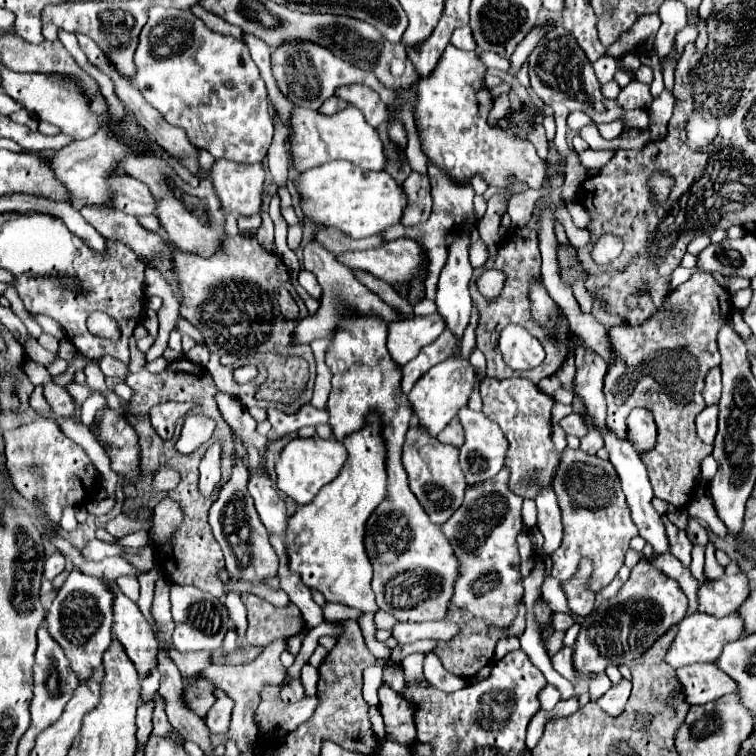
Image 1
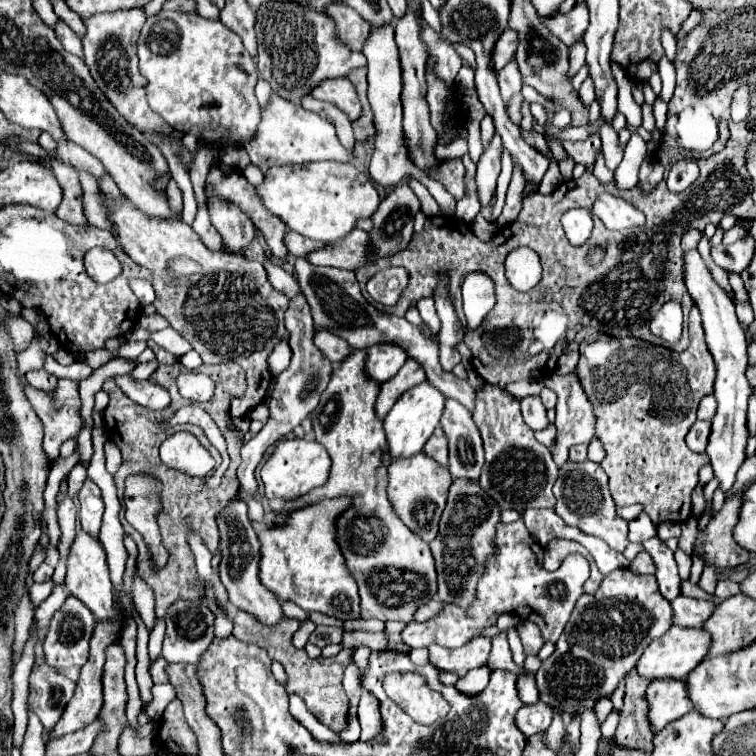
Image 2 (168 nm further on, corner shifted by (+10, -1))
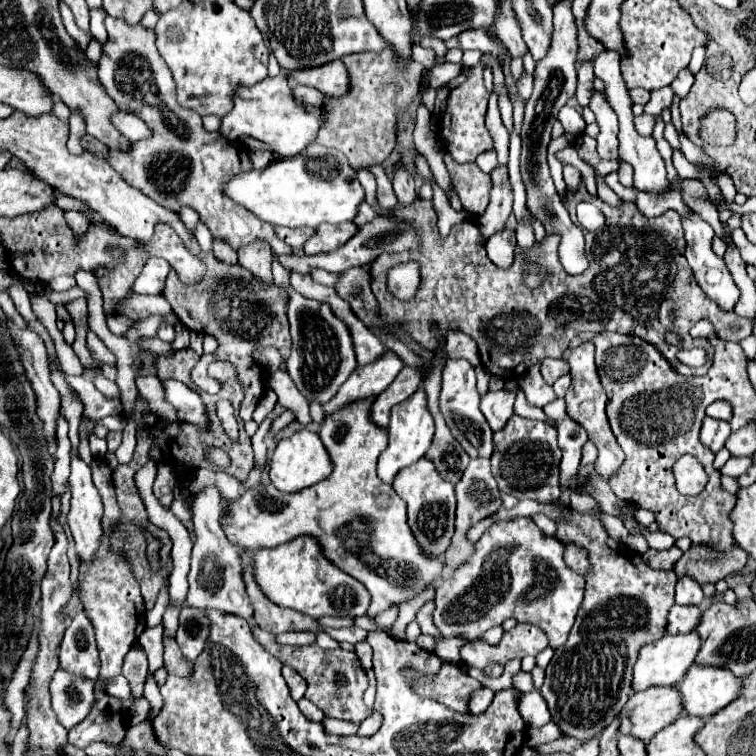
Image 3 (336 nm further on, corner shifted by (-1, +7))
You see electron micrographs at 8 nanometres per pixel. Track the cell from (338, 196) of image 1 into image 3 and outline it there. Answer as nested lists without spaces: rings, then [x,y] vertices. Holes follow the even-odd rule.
[[[319,144],[307,146],[307,150],[295,158],[271,162],[263,170],[237,174],[223,184],[223,192],[235,200],[235,204],[251,210],[263,222],[287,228],[315,228],[321,222],[349,222],[355,218],[357,208],[365,198],[357,172],[349,166],[347,158],[339,150]]]

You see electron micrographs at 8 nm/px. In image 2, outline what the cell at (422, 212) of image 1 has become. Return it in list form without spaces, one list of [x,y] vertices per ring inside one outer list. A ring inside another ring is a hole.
[[[406,184],[394,186],[394,190],[380,202],[372,216],[374,228],[370,232],[378,258],[408,246],[414,234],[412,226],[416,212],[420,212],[420,200]]]

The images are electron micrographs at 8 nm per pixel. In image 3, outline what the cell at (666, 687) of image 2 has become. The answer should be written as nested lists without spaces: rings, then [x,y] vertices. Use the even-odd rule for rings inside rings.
[[[653,686],[643,692],[633,692],[621,710],[619,734],[649,742],[653,734],[675,722],[679,714],[681,694],[677,686]]]

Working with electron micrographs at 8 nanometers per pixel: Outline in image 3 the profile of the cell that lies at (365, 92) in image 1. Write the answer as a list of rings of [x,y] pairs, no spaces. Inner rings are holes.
[[[327,62],[327,66],[315,66],[315,70],[295,70],[295,74],[287,74],[295,78],[299,84],[313,86],[325,96],[343,96],[349,90],[349,74],[345,64]]]

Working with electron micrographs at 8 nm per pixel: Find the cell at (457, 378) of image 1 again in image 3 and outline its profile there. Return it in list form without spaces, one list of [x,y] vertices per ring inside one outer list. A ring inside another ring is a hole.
[[[419,388],[411,398],[407,398],[405,402],[397,404],[391,410],[391,422],[389,422],[389,446],[383,450],[379,464],[377,464],[377,476],[385,482],[391,484],[395,474],[401,468],[407,468],[411,464],[415,464],[419,458],[423,458],[431,446],[431,438],[435,432],[435,424],[431,420],[431,414],[427,410],[427,396],[423,392],[423,388]]]

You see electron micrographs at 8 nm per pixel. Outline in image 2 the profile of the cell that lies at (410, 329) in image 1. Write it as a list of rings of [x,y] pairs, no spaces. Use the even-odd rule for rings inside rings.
[[[392,344],[372,346],[372,348],[368,348],[366,372],[376,382],[386,382],[402,368],[406,358],[408,358],[408,354],[404,354],[404,350],[400,350],[400,346],[392,346]]]

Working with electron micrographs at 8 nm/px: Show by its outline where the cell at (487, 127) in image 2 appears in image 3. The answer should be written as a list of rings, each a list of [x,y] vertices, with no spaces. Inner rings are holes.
[[[491,150],[491,152],[485,152],[483,156],[479,156],[479,158],[477,158],[477,166],[479,166],[483,172],[491,174],[491,172],[497,168],[497,156],[495,156],[495,152]]]

